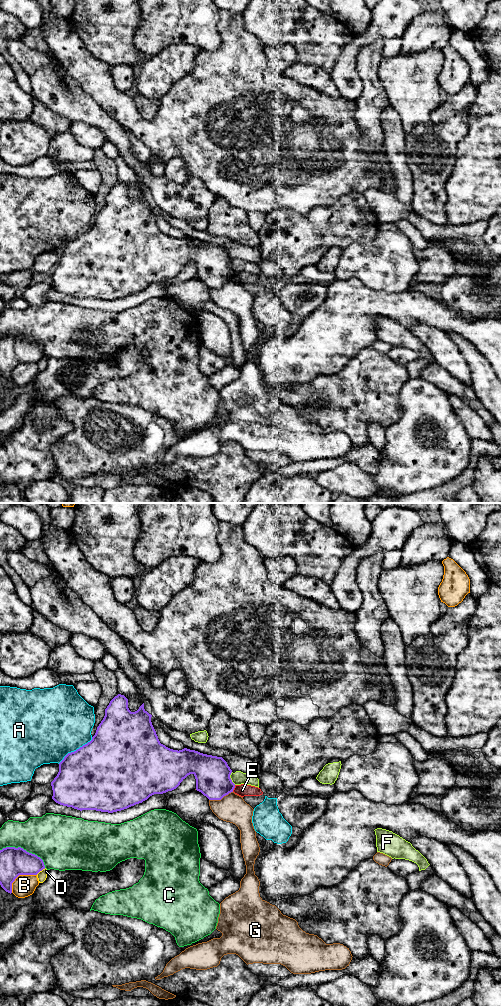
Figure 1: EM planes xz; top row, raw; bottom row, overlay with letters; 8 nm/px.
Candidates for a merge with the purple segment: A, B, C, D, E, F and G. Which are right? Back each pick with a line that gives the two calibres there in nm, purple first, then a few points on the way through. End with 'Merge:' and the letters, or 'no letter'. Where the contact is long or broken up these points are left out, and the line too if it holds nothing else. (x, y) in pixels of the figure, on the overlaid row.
Merge: no letter

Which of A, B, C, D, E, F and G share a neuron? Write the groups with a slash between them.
A E / B / C / D / F / G

